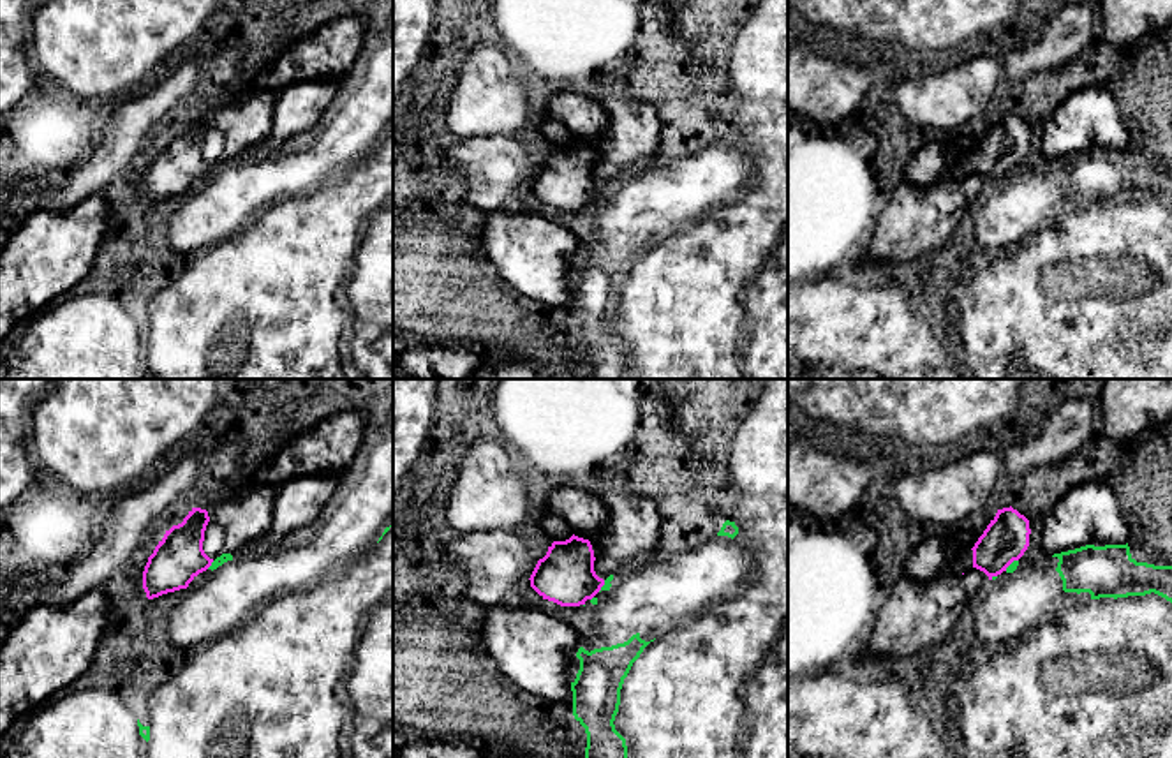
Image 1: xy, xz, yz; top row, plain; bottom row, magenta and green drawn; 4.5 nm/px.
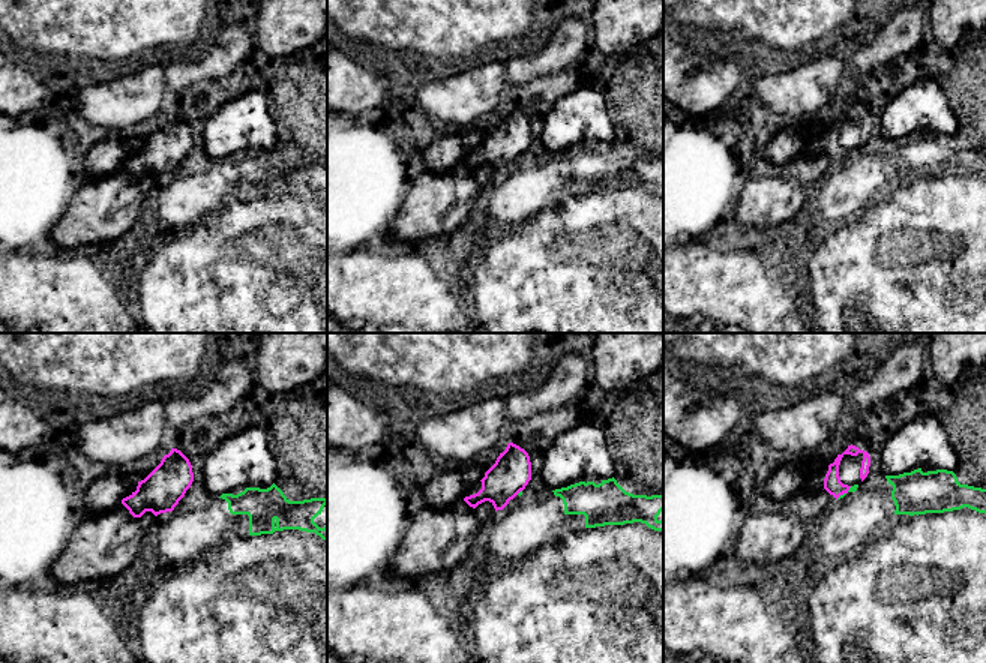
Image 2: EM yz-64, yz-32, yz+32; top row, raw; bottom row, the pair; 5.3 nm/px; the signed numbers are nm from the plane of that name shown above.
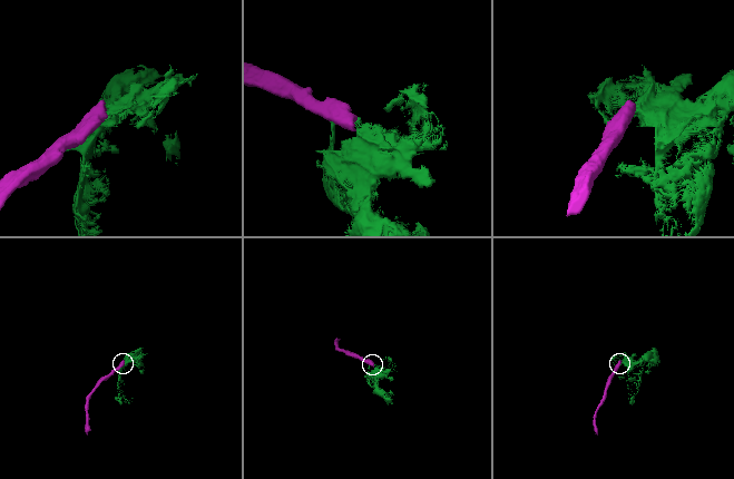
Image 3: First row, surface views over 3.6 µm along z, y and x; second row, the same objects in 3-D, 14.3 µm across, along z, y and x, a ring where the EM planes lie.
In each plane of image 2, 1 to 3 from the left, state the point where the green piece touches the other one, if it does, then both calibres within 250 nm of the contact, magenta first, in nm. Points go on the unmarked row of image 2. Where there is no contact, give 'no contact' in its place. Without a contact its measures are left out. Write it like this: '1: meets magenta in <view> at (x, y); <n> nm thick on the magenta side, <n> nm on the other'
1: no contact
2: meets magenta in yz-32 at (518, 156); 200 nm thick on the magenta side, 20 nm on the other
3: meets magenta in yz+32 at (844, 156); 100 nm thick on the magenta side, 20 nm on the other

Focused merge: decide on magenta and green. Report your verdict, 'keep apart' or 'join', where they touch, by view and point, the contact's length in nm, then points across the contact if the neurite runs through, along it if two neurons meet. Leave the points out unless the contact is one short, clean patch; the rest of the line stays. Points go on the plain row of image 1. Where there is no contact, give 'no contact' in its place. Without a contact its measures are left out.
keep apart; meets magenta in xy at (210, 170); contact 50 nm long; border along xy (214, 166), (207, 173)

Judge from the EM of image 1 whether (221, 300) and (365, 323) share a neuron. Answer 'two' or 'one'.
one

